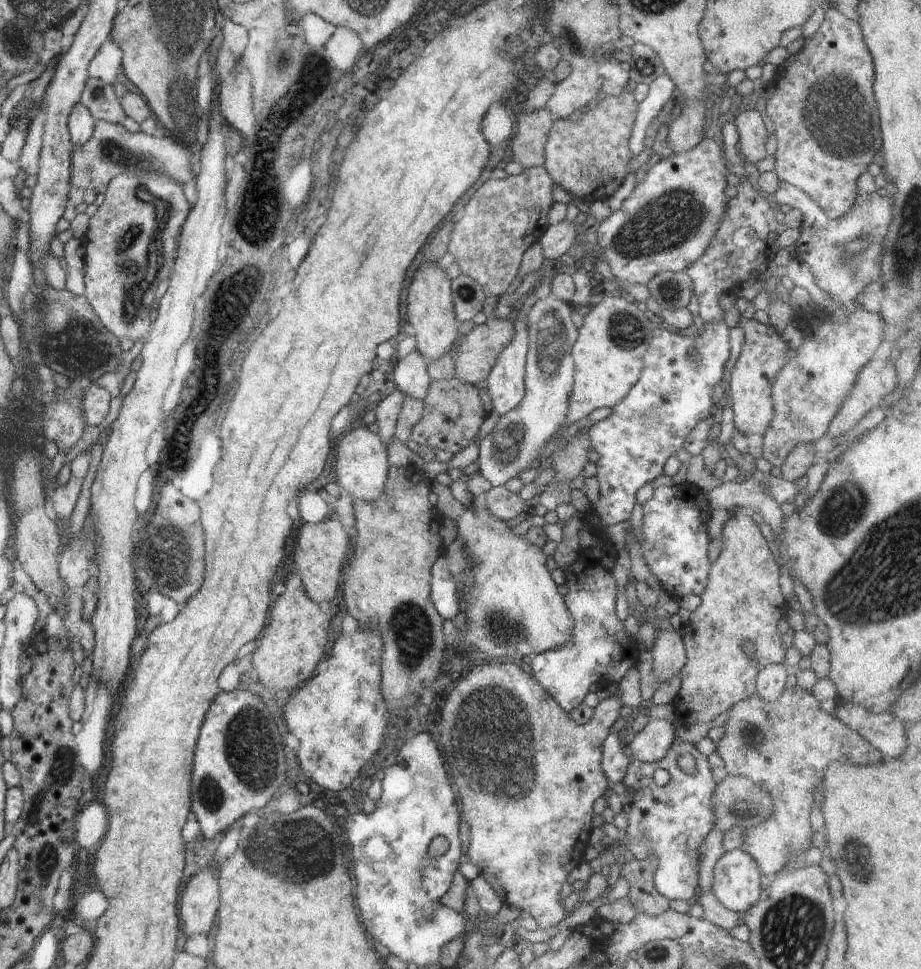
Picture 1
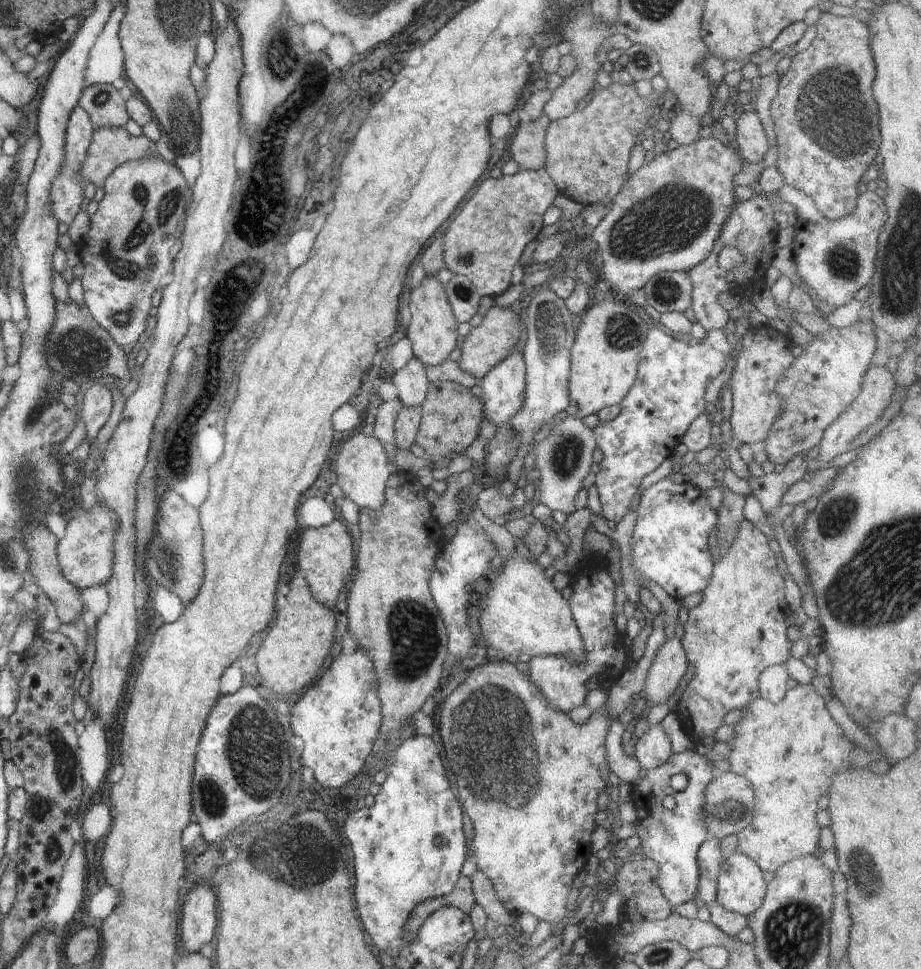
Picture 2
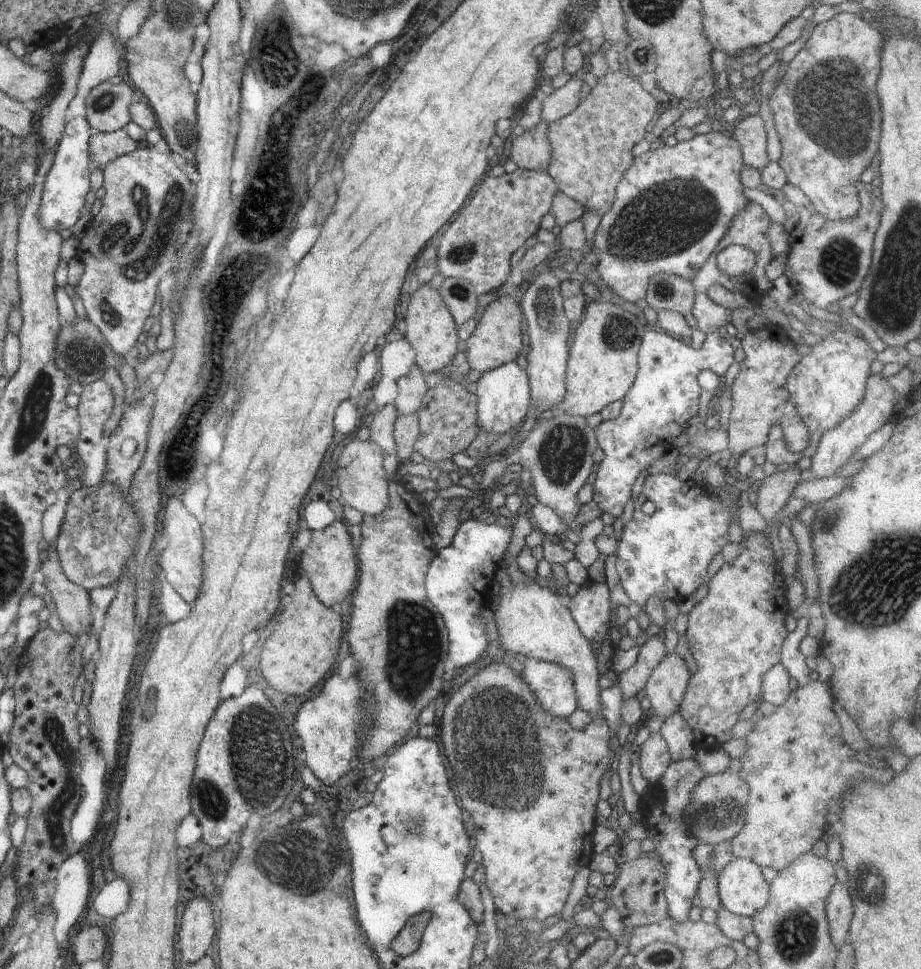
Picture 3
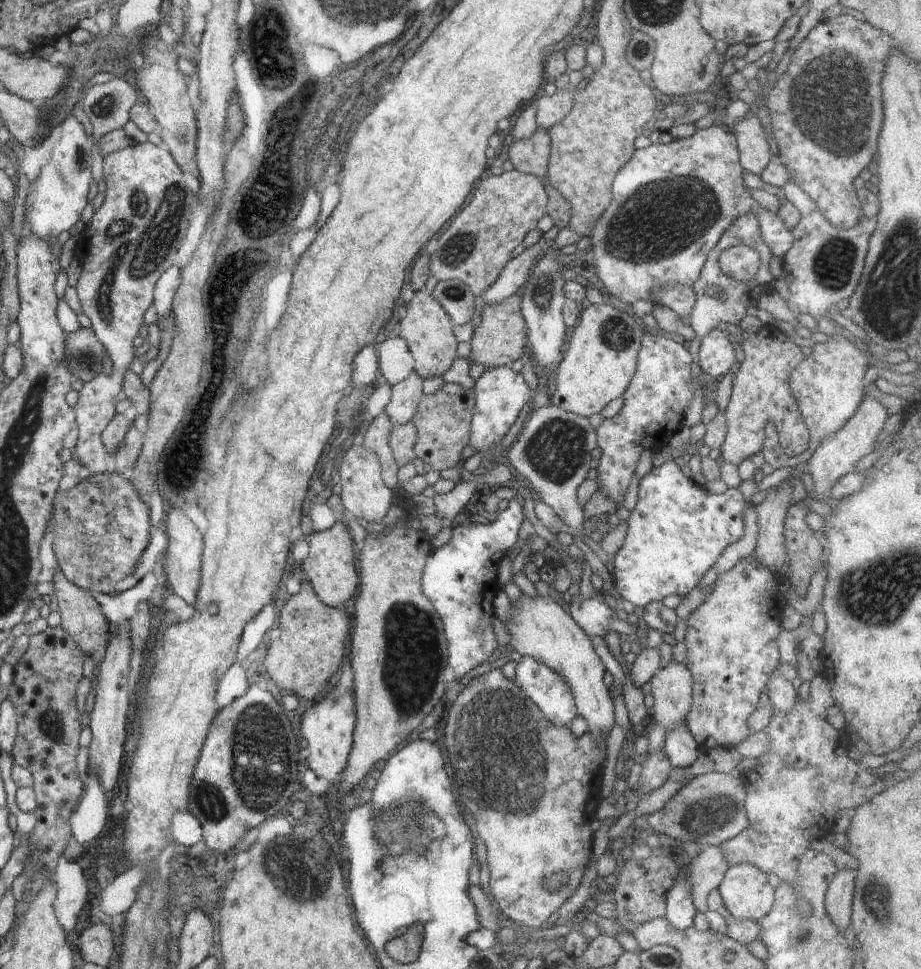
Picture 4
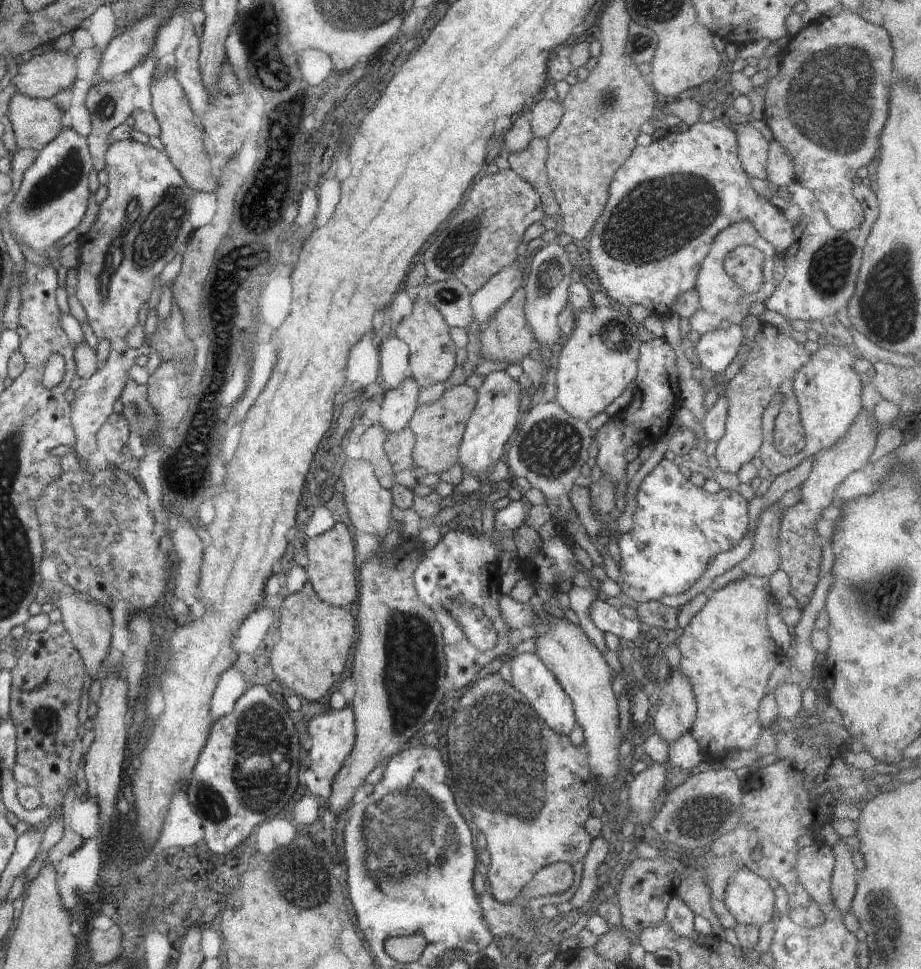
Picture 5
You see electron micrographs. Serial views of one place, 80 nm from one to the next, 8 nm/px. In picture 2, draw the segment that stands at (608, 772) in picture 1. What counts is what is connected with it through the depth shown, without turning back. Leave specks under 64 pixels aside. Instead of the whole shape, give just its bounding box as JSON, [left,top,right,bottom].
[606,718,642,786]

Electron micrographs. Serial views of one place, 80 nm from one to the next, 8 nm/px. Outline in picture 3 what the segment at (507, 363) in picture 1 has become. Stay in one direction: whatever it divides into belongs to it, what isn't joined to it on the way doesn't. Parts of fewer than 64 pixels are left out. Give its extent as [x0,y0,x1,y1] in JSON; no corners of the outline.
[475,361,531,435]

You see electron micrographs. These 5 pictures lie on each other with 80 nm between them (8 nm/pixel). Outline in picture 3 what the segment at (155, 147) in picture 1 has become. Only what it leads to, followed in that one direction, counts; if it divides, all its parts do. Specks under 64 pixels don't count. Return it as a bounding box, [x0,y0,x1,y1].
[90,129,139,170]

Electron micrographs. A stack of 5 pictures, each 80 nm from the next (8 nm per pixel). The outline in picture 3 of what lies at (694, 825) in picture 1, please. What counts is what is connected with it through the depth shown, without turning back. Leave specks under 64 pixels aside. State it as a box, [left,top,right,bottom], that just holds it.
[637,758,705,924]

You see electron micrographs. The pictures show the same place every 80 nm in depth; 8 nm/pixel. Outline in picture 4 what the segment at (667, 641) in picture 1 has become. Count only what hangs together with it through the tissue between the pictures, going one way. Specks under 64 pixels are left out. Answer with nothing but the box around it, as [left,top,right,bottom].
[649,661,693,732]

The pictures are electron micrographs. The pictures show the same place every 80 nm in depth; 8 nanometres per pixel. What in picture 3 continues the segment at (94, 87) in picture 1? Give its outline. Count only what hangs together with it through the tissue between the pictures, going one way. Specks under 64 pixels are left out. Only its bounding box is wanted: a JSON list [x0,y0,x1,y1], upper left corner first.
[86,81,136,133]

